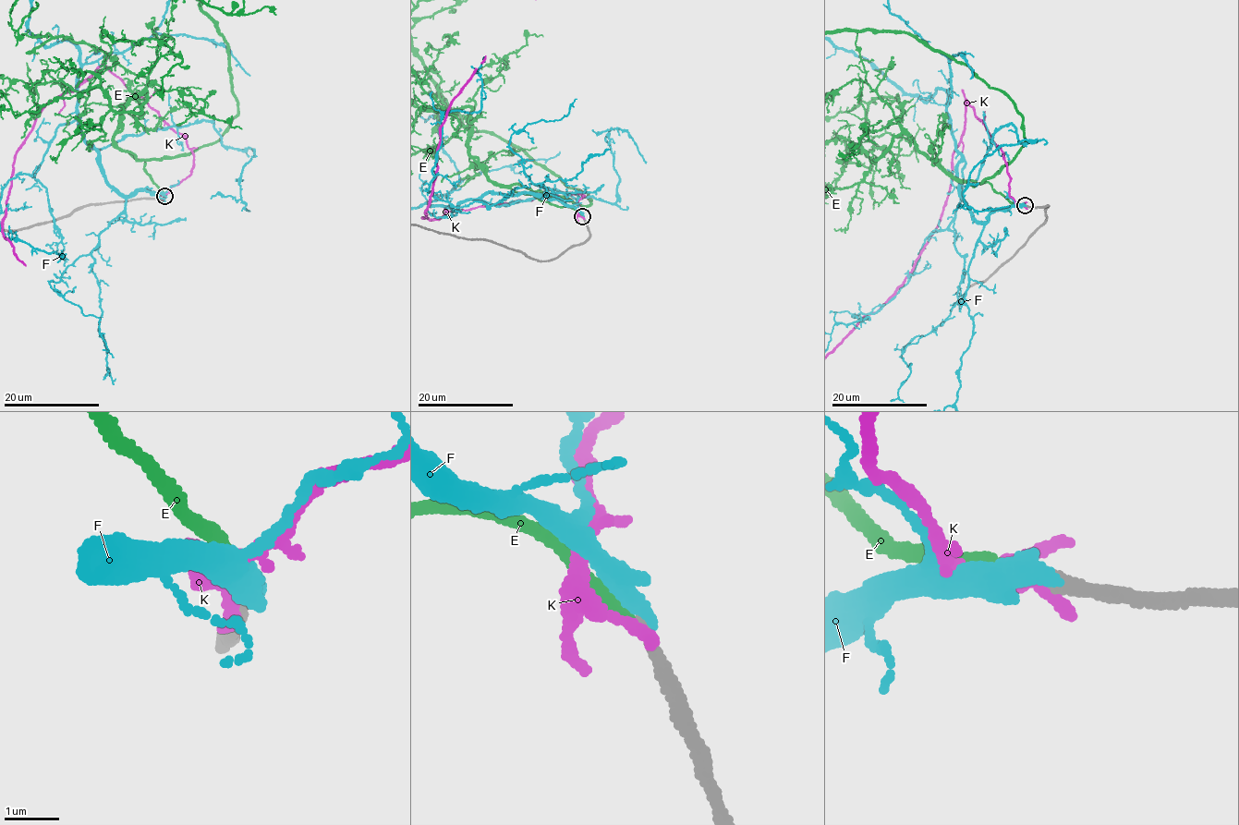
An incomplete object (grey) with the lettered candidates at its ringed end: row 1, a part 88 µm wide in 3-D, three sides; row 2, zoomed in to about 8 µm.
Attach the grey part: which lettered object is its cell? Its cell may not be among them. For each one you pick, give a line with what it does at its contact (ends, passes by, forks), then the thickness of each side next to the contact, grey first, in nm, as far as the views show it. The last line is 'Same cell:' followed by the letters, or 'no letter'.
E: it ends there; 240 nm thick on the grey side, 260 nm on the other
Same cell: E

